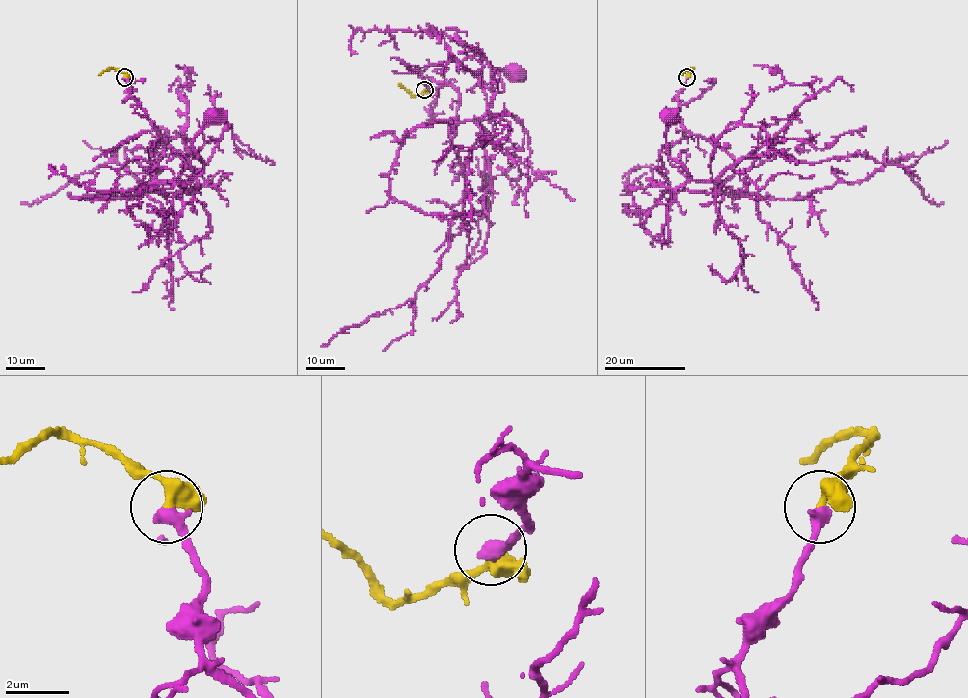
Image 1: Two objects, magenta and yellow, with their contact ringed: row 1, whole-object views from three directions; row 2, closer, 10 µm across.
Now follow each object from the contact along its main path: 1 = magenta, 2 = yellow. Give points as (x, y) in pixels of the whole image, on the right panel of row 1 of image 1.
1: (686, 77), (677, 97), (682, 125), (733, 158), (730, 177), (694, 181), (668, 155), (665, 131), (670, 116)
2: (686, 77), (692, 68), (680, 75)

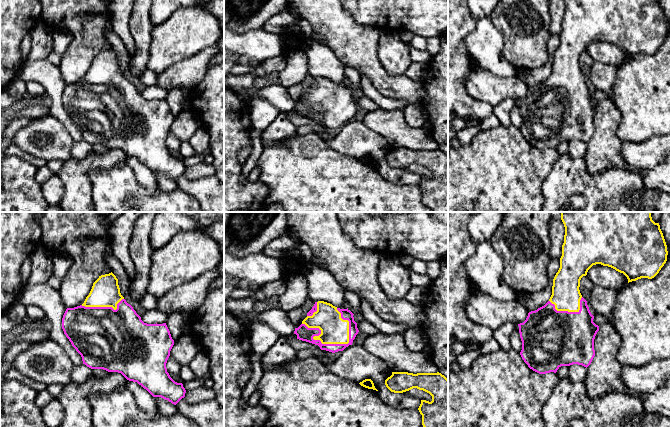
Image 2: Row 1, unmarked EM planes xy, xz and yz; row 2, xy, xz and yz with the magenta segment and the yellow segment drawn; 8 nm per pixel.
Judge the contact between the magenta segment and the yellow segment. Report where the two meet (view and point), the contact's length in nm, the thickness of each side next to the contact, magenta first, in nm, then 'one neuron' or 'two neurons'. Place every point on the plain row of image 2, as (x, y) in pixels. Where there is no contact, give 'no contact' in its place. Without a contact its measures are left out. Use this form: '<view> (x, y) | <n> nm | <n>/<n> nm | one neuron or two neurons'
xz (317, 116) | 420 nm | 120/220 nm | one neuron

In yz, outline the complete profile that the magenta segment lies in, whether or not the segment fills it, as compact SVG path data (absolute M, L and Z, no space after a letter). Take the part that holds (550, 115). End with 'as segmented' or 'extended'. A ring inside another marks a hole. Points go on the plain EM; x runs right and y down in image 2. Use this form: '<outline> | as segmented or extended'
M564 0L564 3L560 44L553 55L552 71L544 82L529 88L526 96L518 100L522 117L520 131L528 143L539 150L556 149L561 142L573 140L587 144L595 132L594 115L599 102L593 98L594 92L579 66L581 54L593 41L611 43L623 49L629 59L654 54L667 37L667 21L659 0Z | extended

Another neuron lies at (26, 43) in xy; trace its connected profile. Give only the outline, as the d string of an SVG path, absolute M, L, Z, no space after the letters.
M27 33L20 44L20 52L22 59L26 61L29 58L29 53L32 47L32 37L30 33Z

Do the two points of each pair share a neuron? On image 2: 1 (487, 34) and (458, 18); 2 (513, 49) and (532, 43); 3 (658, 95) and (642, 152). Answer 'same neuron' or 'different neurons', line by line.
1: different neurons
2: same neuron
3: different neurons

